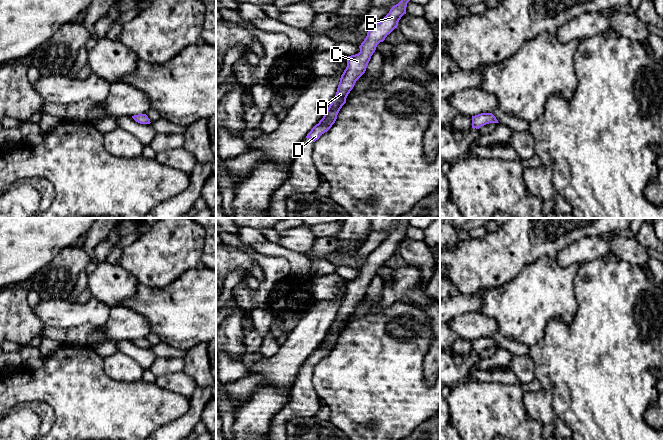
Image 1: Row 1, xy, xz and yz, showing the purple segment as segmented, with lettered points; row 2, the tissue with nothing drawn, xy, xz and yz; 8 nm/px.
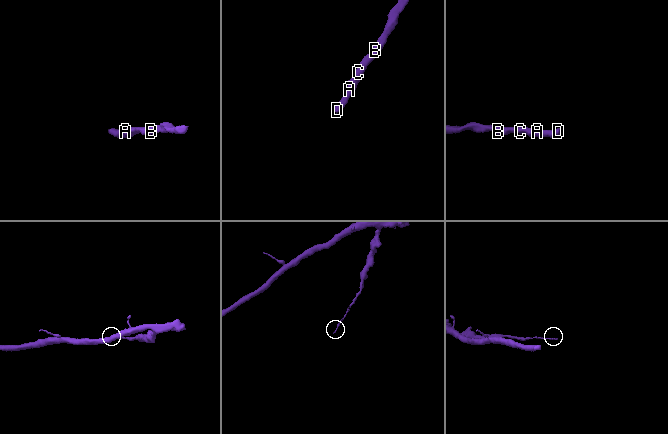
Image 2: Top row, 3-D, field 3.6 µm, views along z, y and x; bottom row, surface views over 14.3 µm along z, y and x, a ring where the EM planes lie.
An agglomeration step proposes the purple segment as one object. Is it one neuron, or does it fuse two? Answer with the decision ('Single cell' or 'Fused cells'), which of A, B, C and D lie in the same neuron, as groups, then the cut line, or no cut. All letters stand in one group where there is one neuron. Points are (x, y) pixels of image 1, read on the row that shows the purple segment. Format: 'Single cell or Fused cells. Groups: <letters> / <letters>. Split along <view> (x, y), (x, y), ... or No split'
Single cell. Groups: A B C D. No split

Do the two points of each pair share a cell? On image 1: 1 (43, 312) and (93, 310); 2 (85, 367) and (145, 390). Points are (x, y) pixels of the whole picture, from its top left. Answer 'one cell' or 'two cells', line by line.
1: one cell
2: one cell

